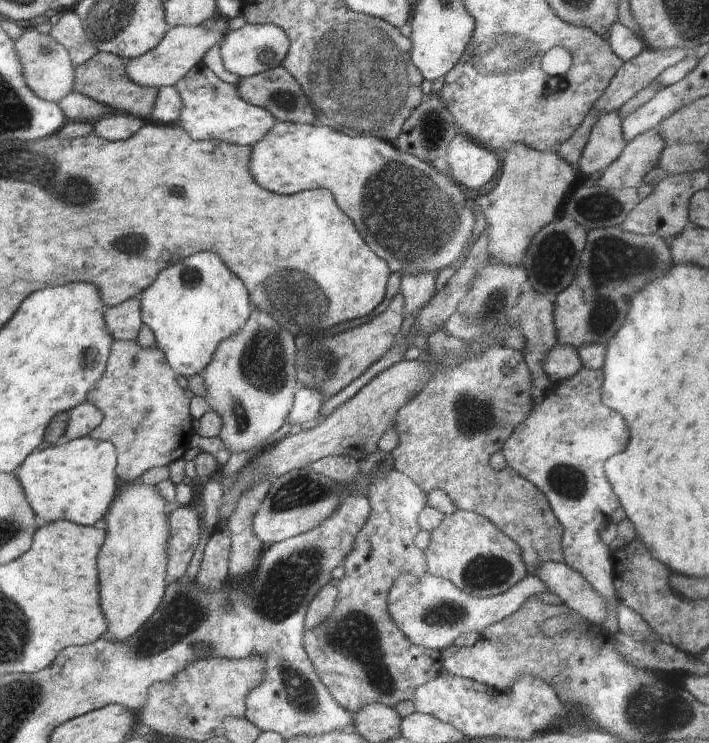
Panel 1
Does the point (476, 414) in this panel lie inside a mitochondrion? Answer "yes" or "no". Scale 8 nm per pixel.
yes

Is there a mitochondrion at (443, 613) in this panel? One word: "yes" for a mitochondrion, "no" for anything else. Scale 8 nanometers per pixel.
yes

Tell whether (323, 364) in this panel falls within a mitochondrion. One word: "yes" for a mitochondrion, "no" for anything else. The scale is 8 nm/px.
yes

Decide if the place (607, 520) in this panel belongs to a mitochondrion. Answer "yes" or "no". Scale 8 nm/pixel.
no

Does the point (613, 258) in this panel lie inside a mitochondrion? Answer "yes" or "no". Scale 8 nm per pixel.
yes

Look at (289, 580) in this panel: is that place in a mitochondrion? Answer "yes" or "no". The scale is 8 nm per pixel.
yes

